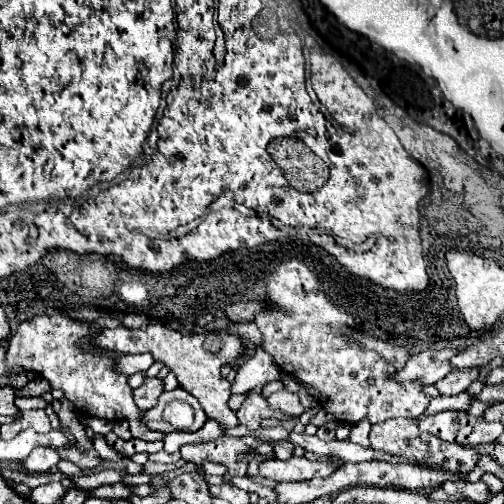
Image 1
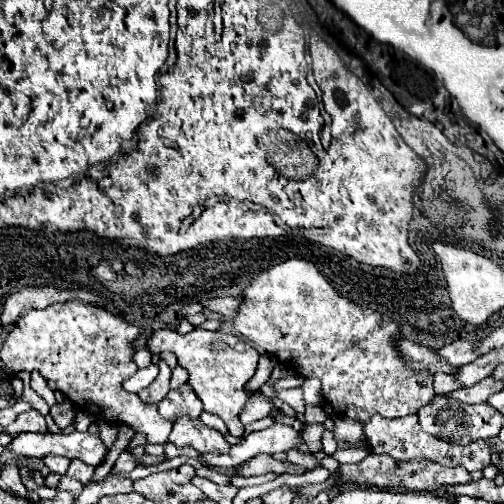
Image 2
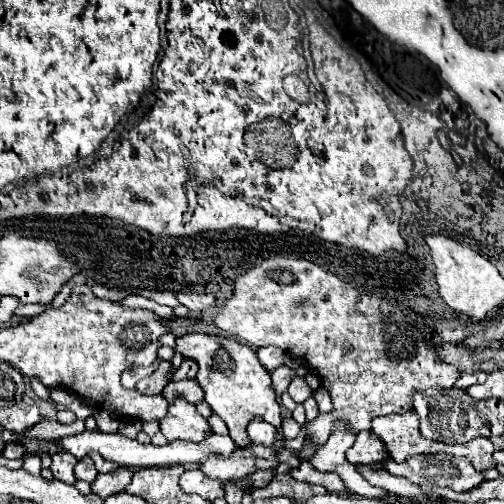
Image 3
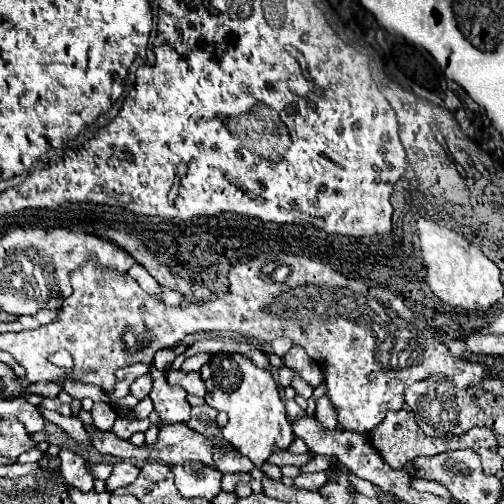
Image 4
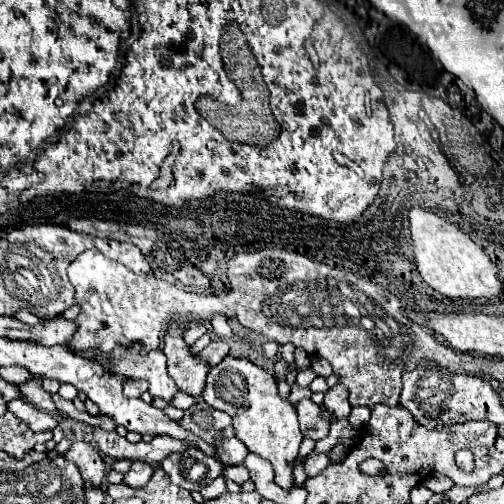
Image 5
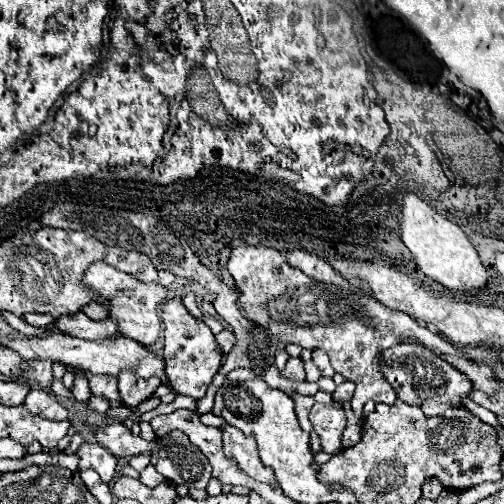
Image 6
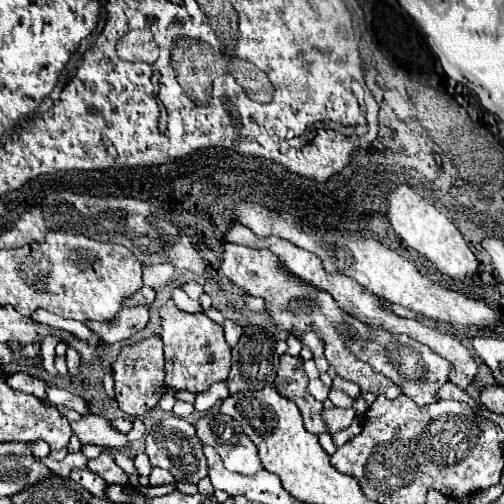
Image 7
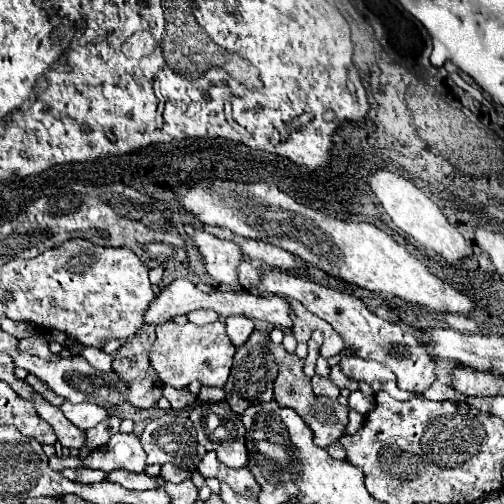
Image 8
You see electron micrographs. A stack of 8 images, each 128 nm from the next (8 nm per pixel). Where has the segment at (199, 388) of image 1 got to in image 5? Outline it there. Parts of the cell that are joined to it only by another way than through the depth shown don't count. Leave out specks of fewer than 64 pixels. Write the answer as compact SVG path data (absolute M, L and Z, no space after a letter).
M226 356L218 366L212 366L202 398L208 406L226 412L232 418L236 438L240 438L250 452L256 452L272 464L276 472L276 484L280 488L294 488L292 470L304 436L298 428L294 404L290 404L286 398L278 394L276 380L270 372L262 370L260 366L248 360Z

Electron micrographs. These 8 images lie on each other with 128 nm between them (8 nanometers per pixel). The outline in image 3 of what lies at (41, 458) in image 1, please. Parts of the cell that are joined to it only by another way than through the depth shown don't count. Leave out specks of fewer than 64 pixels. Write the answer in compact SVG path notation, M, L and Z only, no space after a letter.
M56 452L52 454L52 474L56 480L62 480L66 484L74 484L74 466L76 466L76 458L70 452Z

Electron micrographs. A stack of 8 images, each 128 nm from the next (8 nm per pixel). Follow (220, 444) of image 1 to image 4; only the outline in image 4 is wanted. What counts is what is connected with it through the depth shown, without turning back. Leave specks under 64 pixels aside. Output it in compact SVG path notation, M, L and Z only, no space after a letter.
M154 362L148 368L148 376L152 378L150 400L154 402L154 410L160 414L164 424L176 424L190 420L190 404L186 402L186 392L180 386L170 386L166 382L164 370L158 370Z

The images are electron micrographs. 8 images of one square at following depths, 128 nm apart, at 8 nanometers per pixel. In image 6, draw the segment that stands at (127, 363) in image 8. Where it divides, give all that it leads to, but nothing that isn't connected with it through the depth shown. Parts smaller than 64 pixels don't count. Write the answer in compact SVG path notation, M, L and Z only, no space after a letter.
M122 370L118 374L118 392L126 408L136 408L140 402L148 400L156 392L158 386L160 386L160 378L156 376L146 380L146 378L140 378L132 370Z

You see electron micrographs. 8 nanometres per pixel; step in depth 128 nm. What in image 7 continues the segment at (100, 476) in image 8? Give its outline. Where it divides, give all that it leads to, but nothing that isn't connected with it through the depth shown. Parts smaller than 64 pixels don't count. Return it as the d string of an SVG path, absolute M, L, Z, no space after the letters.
M84 468L84 470L72 470L72 472L70 472L70 478L76 480L82 488L86 488L92 496L96 496L96 498L104 498L106 482L100 480L100 476L96 476L94 472L90 472L88 468Z

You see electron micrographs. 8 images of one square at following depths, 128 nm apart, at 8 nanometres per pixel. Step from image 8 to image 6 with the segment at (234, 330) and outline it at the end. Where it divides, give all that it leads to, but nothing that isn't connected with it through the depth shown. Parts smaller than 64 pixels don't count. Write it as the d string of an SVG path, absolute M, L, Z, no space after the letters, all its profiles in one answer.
M222 330L222 332L216 336L216 340L218 340L218 344L222 346L222 352L228 354L230 348L234 346L234 342L236 342L236 336L234 336L232 330Z

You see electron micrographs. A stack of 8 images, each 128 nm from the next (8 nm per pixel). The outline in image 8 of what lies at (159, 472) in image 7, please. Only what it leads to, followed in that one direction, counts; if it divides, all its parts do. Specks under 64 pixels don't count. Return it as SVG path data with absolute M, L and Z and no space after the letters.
M164 464L164 466L162 466L162 476L164 476L164 480L168 480L168 482L180 484L180 482L188 480L188 478L192 476L192 472L190 472L190 470L180 470L180 468L174 466L174 464Z

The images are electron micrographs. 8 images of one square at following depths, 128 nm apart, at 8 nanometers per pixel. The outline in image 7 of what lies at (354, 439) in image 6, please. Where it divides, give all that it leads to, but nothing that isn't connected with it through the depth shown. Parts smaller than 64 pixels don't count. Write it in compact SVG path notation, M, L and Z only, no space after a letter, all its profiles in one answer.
M331 389L329 393L329 399L331 402L338 407L349 408L353 404L353 399L350 398L345 392L340 390Z

